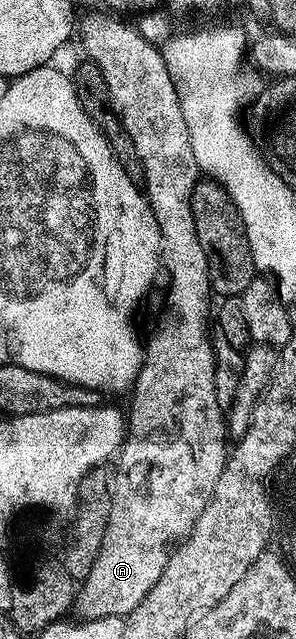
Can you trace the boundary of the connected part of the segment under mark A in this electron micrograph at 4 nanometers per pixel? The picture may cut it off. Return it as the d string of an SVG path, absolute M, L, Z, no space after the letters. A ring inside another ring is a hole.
M88 16L84 20L84 25L79 25L78 32L84 35L84 48L88 51L87 59L98 66L98 70L102 70L102 78L106 78L106 90L108 91L108 100L112 104L112 111L115 112L117 118L122 122L122 126L126 130L126 134L130 134L130 142L134 142L134 150L138 154L138 158L144 167L144 182L142 185L143 191L148 198L148 204L152 208L154 218L160 227L160 259L162 261L163 271L168 271L168 305L164 308L164 313L160 316L160 321L156 324L156 329L152 332L152 337L146 340L142 348L142 359L140 362L140 372L136 376L136 382L130 389L130 397L132 396L132 405L126 408L126 437L124 446L118 453L116 464L116 489L111 489L111 502L108 521L105 523L105 532L102 534L101 548L97 552L97 556L93 560L93 564L89 568L88 575L82 580L76 593L74 601L74 612L80 620L97 620L98 618L106 618L107 616L119 616L121 618L129 616L134 610L134 606L138 606L138 602L142 600L150 590L150 586L154 586L154 582L158 580L162 574L162 570L166 566L169 556L172 555L173 548L192 532L194 522L198 522L198 518L202 514L202 510L206 510L206 506L212 497L214 486L218 482L218 478L222 474L226 461L226 448L224 452L224 438L226 439L226 412L220 407L218 402L218 394L214 394L214 374L216 373L216 355L212 352L212 337L213 333L208 332L208 324L210 328L210 313L214 308L214 293L210 286L210 278L208 277L208 263L206 262L206 254L202 254L202 242L198 242L198 234L194 226L194 214L192 213L194 201L192 199L192 191L197 180L201 179L202 173L200 167L196 165L194 158L194 150L190 146L190 134L186 126L186 118L182 118L182 110L180 109L180 95L176 92L176 83L172 81L172 75L168 72L168 64L164 60L163 51L156 47L153 43L141 38L135 31L132 32L128 28L123 28L120 24L115 24L114 21L104 18L99 20L96 16Z

